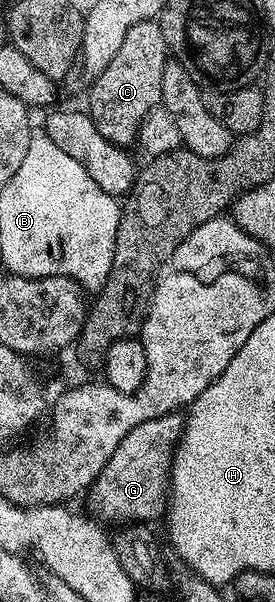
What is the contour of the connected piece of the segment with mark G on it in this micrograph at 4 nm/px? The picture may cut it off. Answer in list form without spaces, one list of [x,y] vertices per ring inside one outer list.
[[[170,412],[148,422],[140,422],[136,430],[128,430],[116,446],[112,458],[100,470],[100,474],[88,489],[89,511],[99,521],[111,520],[114,526],[129,526],[135,522],[151,522],[168,508],[170,464],[174,461],[174,449],[182,437],[184,420],[178,412]]]

